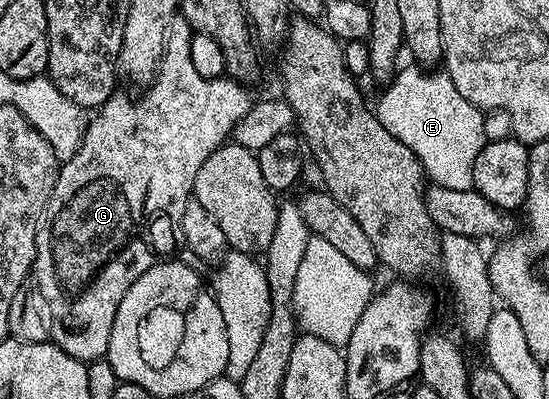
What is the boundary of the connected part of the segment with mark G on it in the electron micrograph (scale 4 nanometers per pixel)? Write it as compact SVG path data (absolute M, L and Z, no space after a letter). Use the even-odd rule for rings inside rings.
M181 16L174 18L172 24L168 24L168 36L164 44L162 62L158 66L157 74L154 75L154 81L145 87L143 94L146 95L139 102L133 102L132 99L125 98L122 92L116 92L104 105L97 107L95 114L98 115L89 119L86 133L78 150L71 158L61 163L56 188L52 188L52 196L48 200L46 210L42 213L42 223L38 225L32 282L37 286L40 296L44 296L46 313L50 315L51 339L55 346L68 352L68 356L87 364L105 359L108 336L112 336L112 320L116 320L116 308L120 308L120 300L124 300L124 292L128 292L128 288L132 288L134 281L144 276L144 272L148 272L148 268L152 268L155 264L154 246L150 243L150 237L154 234L154 225L162 218L163 236L170 238L174 234L175 237L177 224L184 216L184 204L192 201L196 172L200 172L200 164L204 164L204 160L208 160L208 156L212 156L212 152L216 152L218 147L235 133L237 122L248 113L252 105L252 97L250 98L249 92L246 91L249 89L243 83L235 82L229 76L205 78L200 76L200 72L196 72L192 64L191 37L190 25Z

